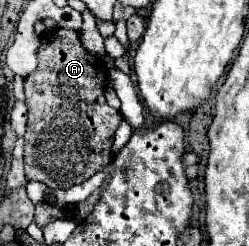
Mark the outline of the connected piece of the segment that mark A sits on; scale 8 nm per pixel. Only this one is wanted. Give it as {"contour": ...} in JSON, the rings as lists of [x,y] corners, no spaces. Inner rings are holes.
{"contour":[[[55,28],[41,34],[37,60],[37,70],[25,78],[25,104],[29,110],[25,174],[27,180],[43,182],[51,190],[67,190],[111,164],[113,134],[123,118],[105,102],[105,64],[81,46],[75,30]]]}

